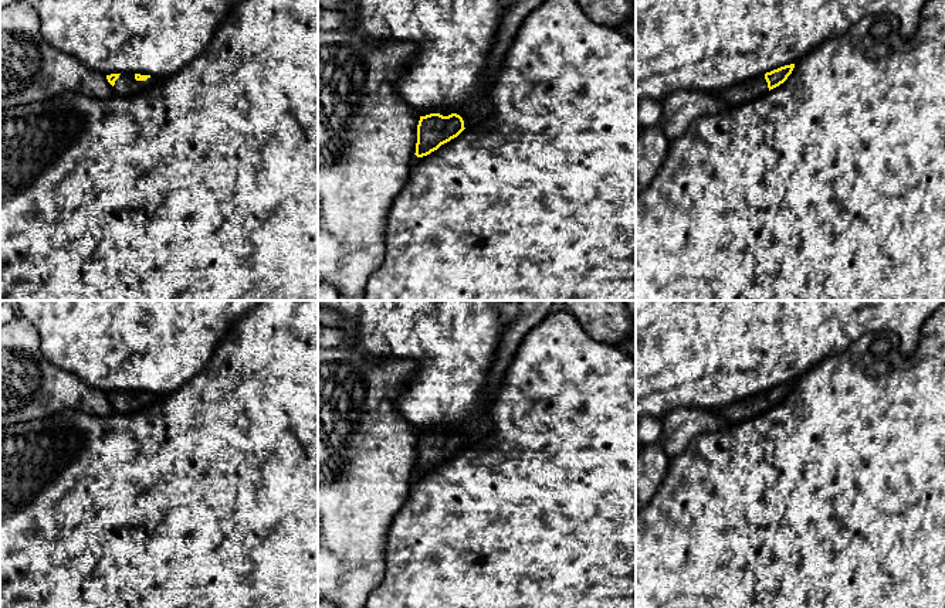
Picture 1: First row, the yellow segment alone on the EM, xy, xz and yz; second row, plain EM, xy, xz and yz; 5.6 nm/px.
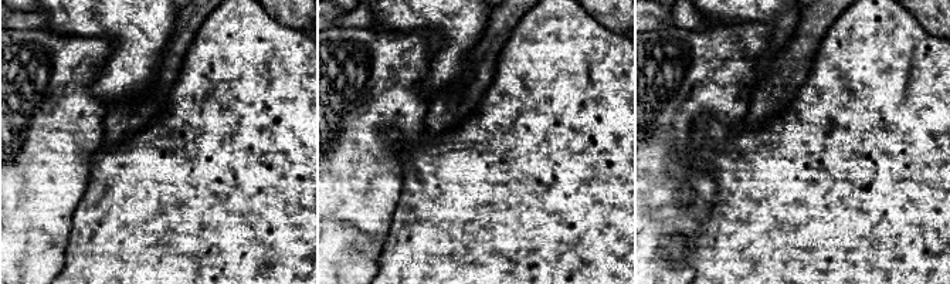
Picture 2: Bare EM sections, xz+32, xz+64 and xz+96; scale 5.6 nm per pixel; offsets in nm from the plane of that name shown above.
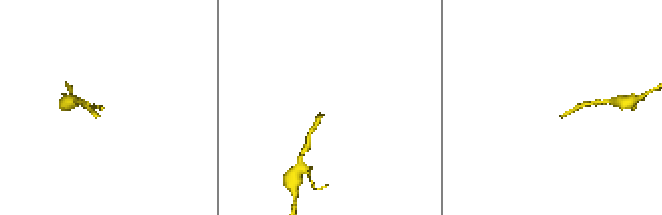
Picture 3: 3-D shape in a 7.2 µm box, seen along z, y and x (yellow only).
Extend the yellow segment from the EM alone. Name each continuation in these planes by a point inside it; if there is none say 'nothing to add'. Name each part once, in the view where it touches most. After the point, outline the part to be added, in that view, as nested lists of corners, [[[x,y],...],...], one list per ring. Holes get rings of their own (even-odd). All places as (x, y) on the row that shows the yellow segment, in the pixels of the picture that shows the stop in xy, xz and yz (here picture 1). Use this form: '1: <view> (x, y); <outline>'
1: xy (126, 84); [[[121,74],[115,81],[115,91],[122,95],[133,95],[139,92],[145,92],[150,86],[156,84],[156,78],[150,77],[146,81],[136,81],[135,74]]]

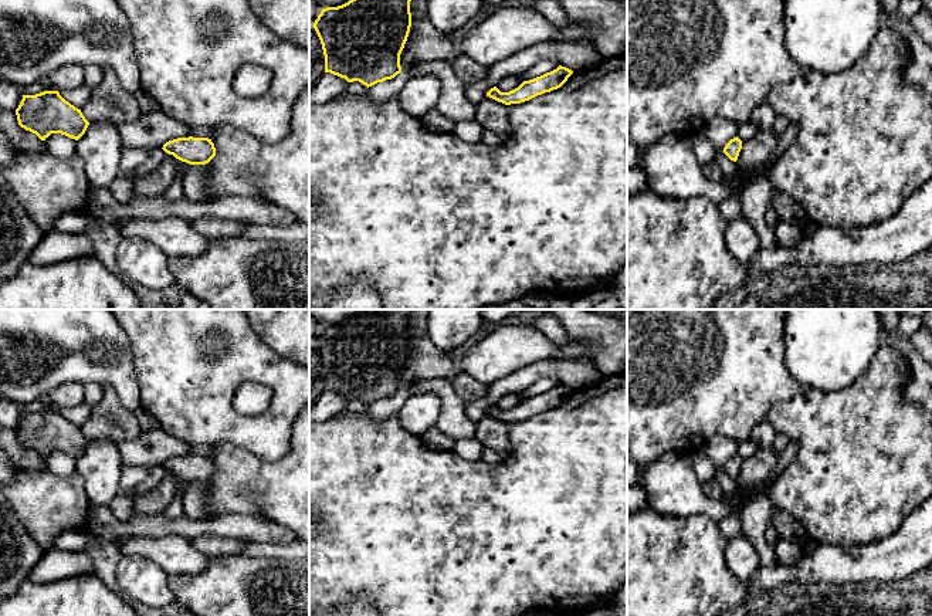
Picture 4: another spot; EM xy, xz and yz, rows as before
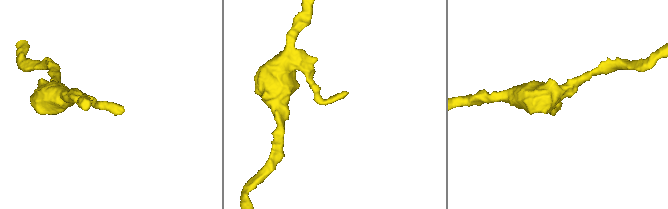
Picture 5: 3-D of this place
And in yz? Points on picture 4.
nothing to add

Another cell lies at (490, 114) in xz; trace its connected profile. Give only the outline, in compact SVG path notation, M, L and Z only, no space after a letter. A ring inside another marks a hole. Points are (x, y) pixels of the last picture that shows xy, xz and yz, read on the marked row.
M484 97L475 105L475 121L485 129L494 131L506 139L511 133L508 105Z

